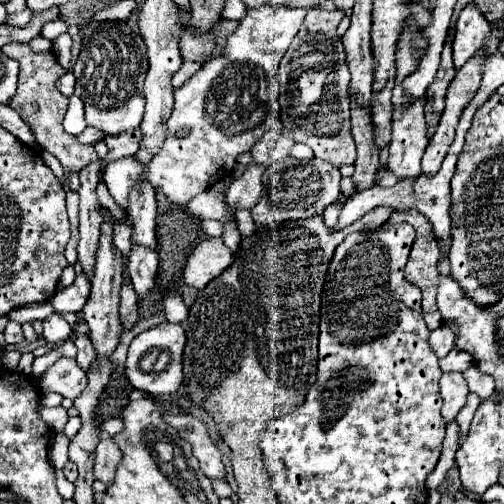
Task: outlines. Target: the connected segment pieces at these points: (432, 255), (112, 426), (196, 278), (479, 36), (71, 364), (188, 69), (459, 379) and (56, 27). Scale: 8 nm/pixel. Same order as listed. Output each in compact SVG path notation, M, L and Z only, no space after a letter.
M408 209L408 211L394 211L390 215L390 221L404 221L408 225L412 225L416 229L416 239L410 251L410 259L408 259L408 281L416 287L420 287L424 299L422 299L422 311L424 311L424 321L428 325L430 331L434 331L436 327L442 325L442 317L440 311L436 307L436 281L438 281L438 259L440 259L440 249L436 239L432 237L432 223L422 215L416 213L416 209Z
M110 419L110 421L104 421L102 425L102 431L108 435L108 437L116 437L122 433L122 419Z
M222 239L202 241L188 257L184 267L184 283L194 289L204 289L216 275L232 265L232 259L232 251L222 243Z
M472 5L464 7L460 11L458 23L456 23L456 37L454 37L454 65L456 71L476 53L484 49L484 39L490 37L490 23L484 19L484 15Z
M60 357L42 377L40 387L44 393L54 391L62 397L76 399L86 387L86 373L76 365L76 359Z
M184 61L182 67L174 73L172 85L174 85L174 87L180 87L180 85L182 85L186 79L190 79L200 67L202 67L202 63L198 63L198 61Z
M444 373L442 379L440 379L440 393L442 393L442 399L444 399L442 417L448 425L456 419L460 409L466 405L466 397L470 393L462 373Z
M56 19L56 21L50 21L50 23L46 23L44 25L44 29L42 29L42 35L46 37L46 39L50 39L50 41L54 41L58 35L62 35L64 33L64 21L62 19Z

